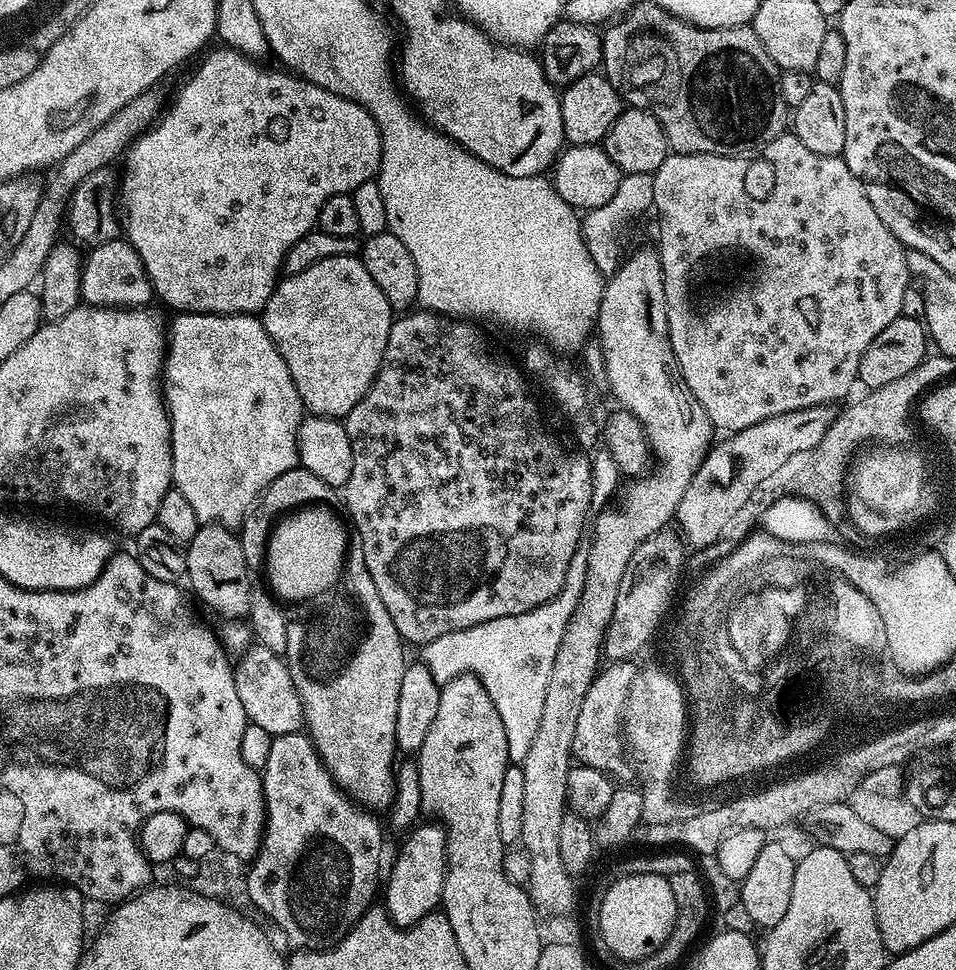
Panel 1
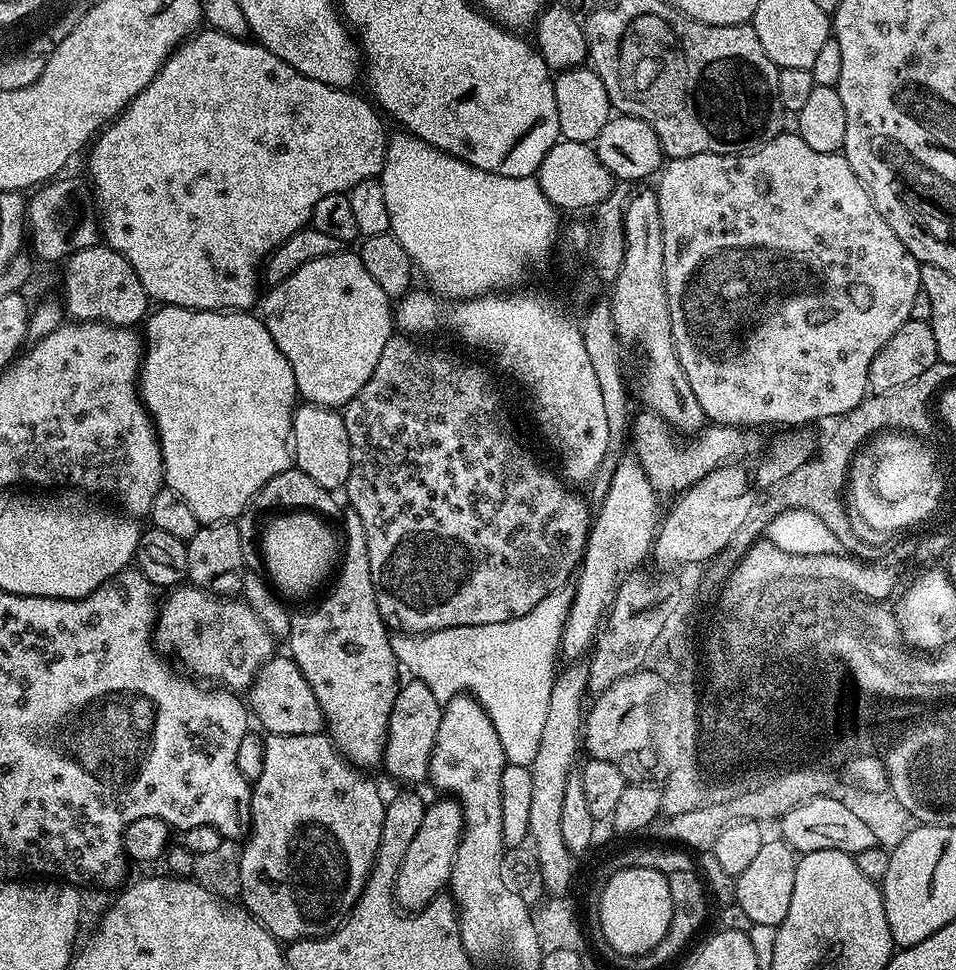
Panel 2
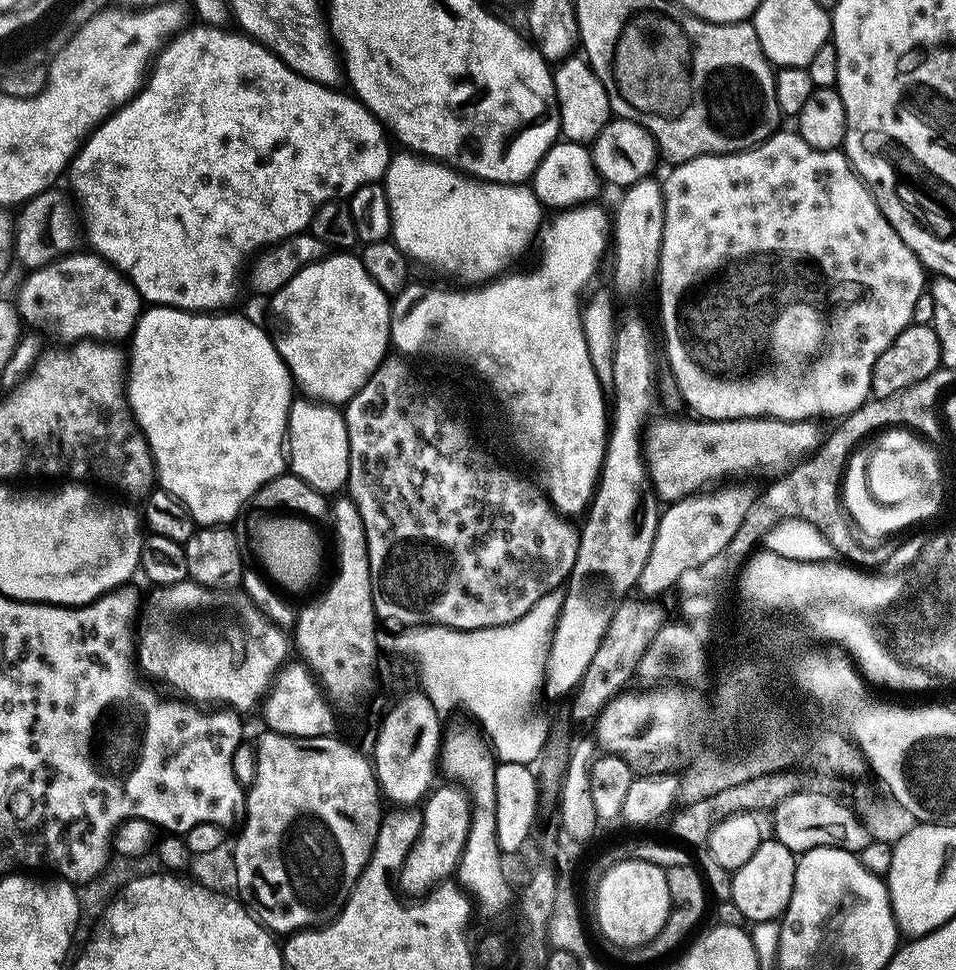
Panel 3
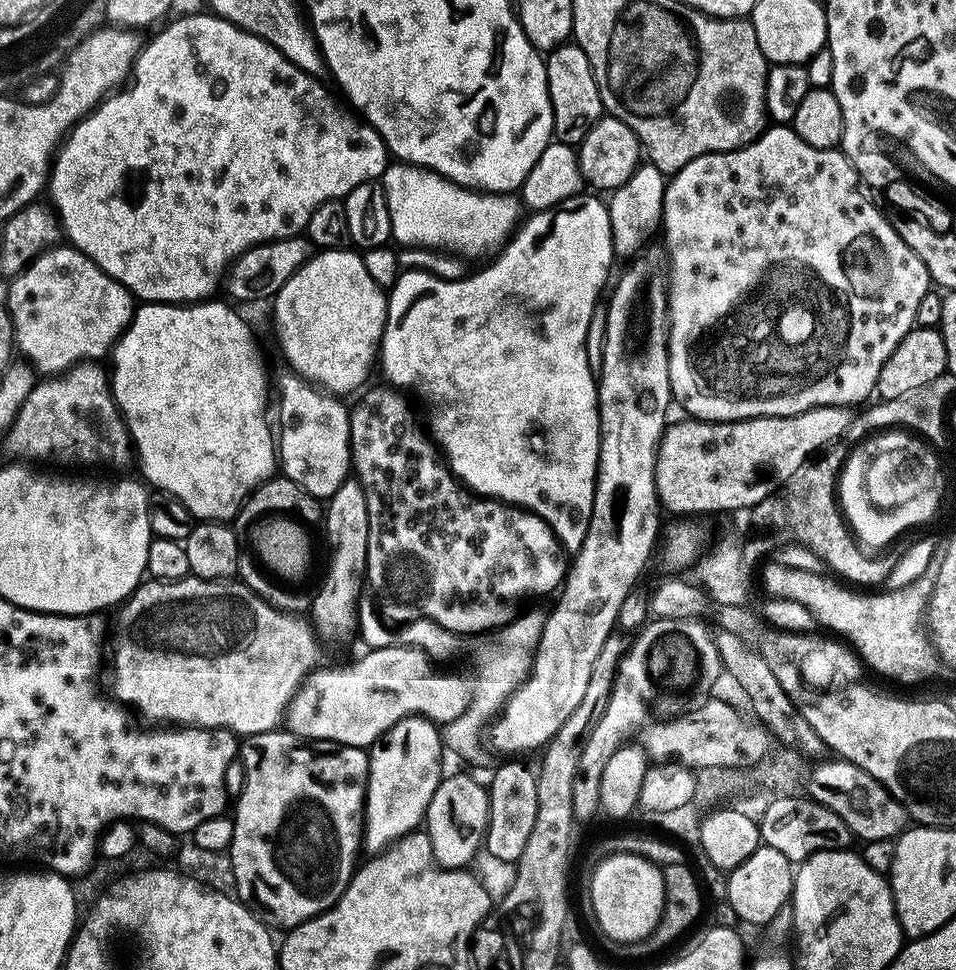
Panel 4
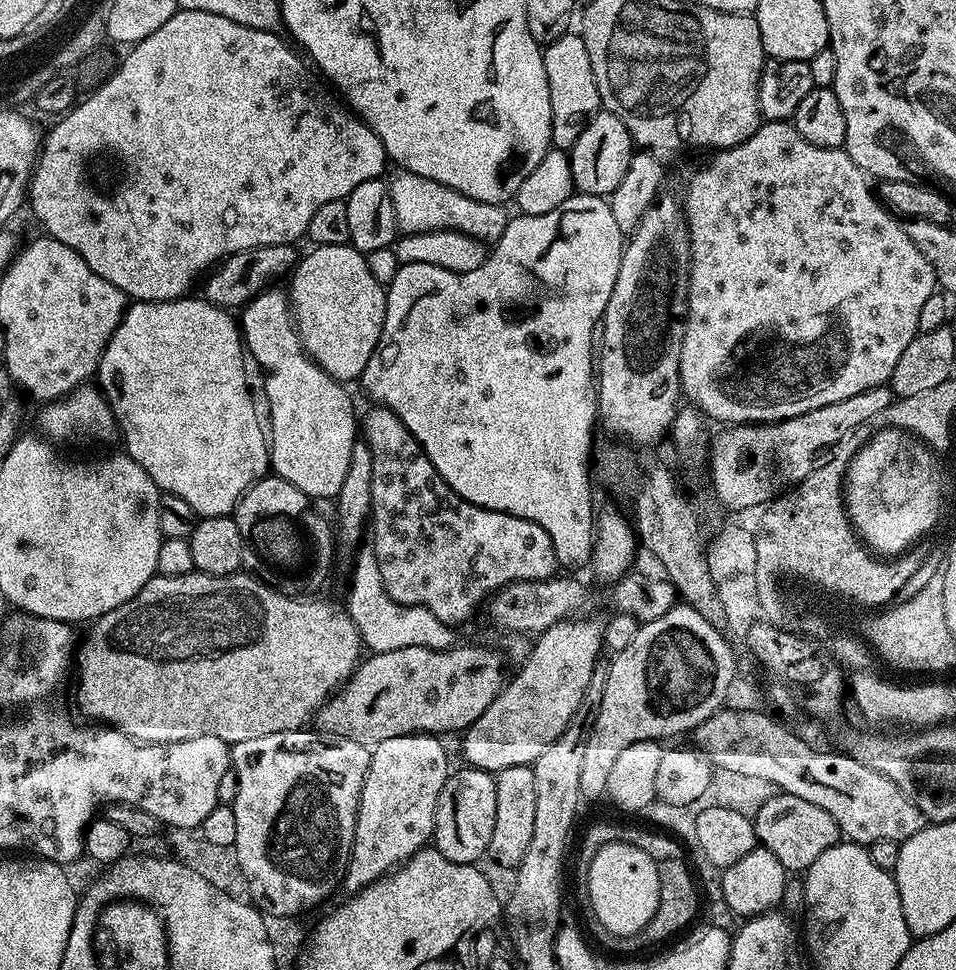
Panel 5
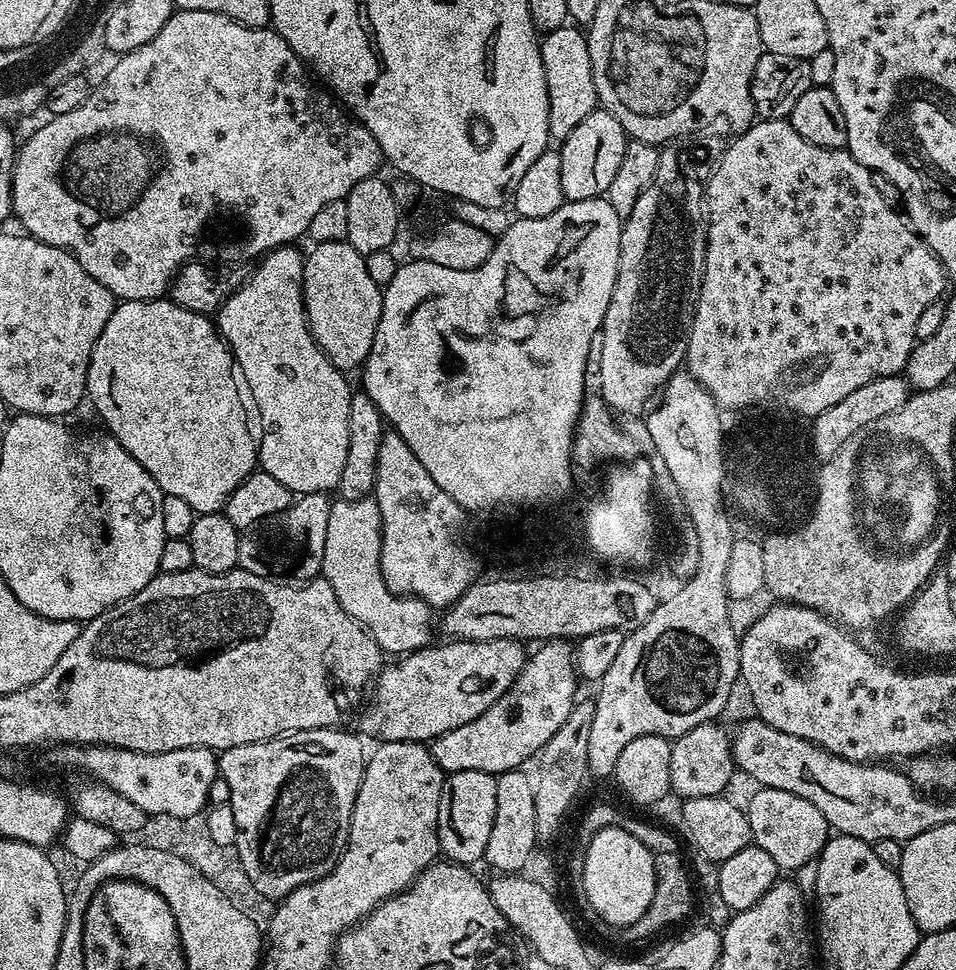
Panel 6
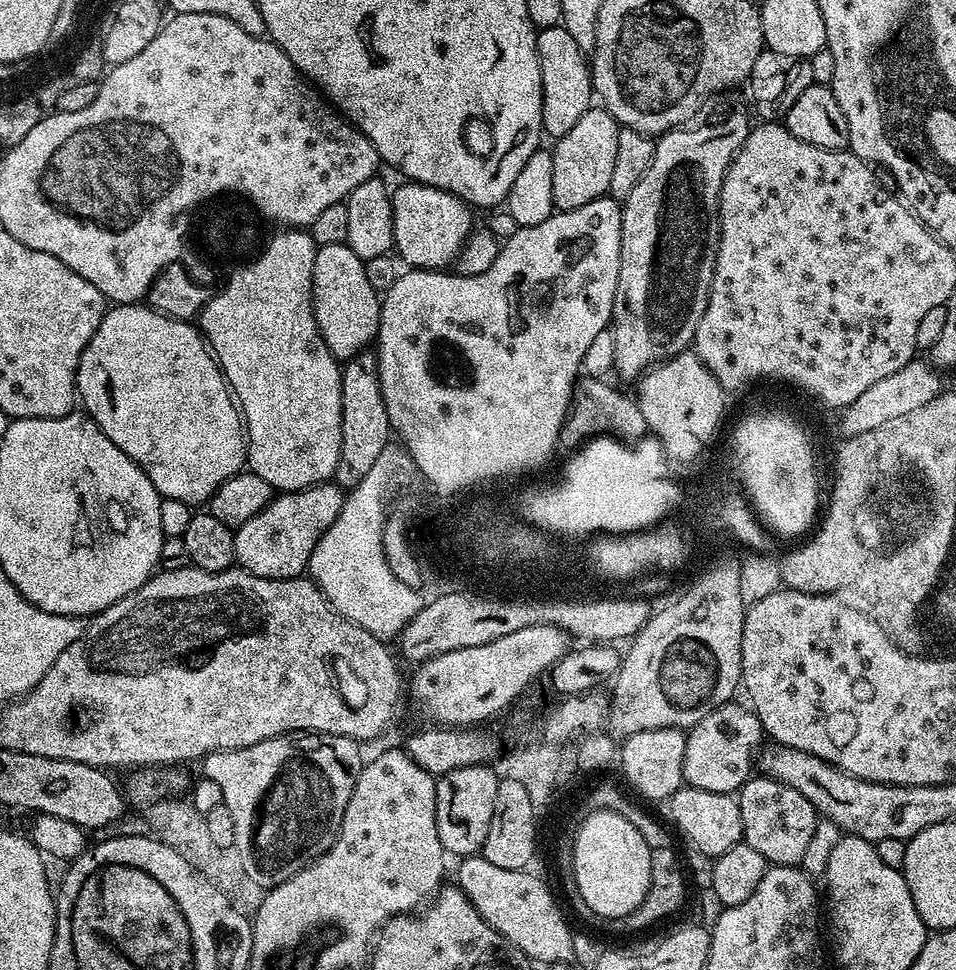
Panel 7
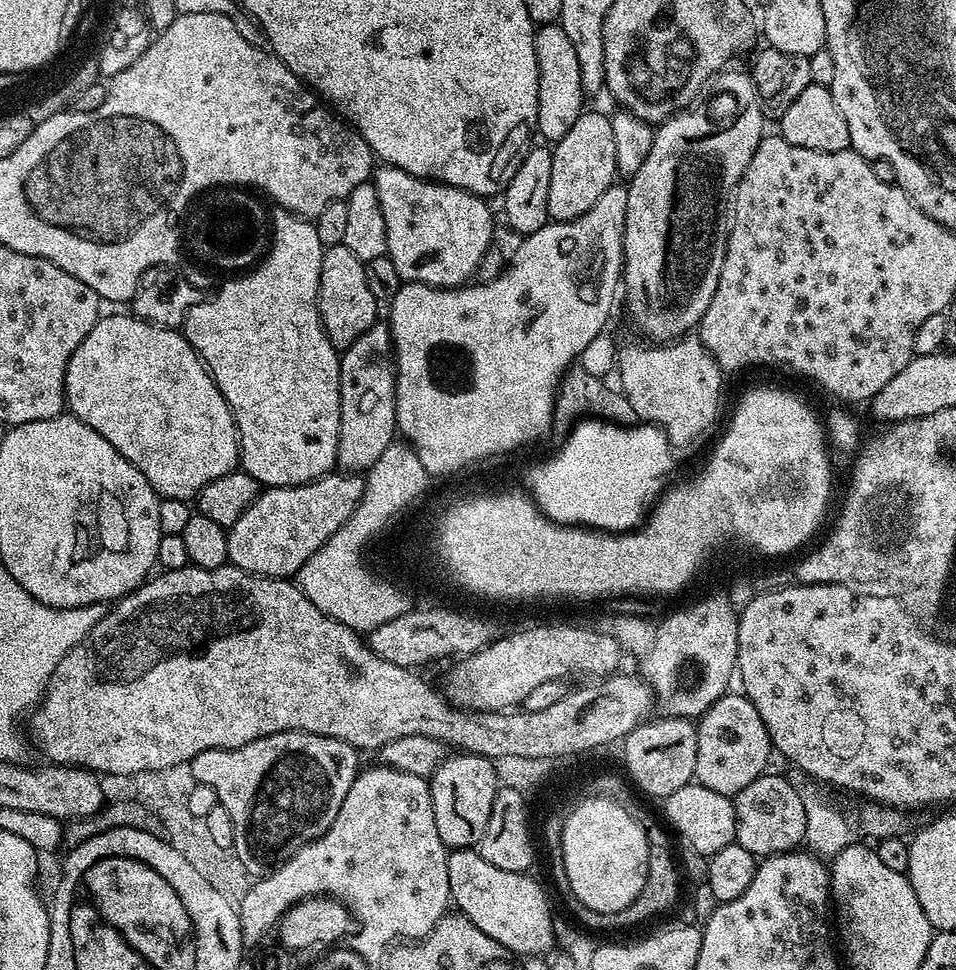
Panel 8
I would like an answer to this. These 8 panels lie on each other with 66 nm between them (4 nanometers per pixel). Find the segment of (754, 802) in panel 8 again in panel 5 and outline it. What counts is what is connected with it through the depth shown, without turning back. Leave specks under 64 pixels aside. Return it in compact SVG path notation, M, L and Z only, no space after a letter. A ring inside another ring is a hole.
M780 792L761 805L755 812L754 823L757 841L792 874L803 873L815 862L818 854L842 840L838 822L834 822L822 806L814 806L814 802L806 802L806 798L798 798L789 792Z

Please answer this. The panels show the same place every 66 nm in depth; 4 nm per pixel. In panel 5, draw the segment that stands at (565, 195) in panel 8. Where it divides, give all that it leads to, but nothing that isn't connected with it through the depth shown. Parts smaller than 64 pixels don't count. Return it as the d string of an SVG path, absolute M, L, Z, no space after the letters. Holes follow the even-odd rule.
M601 110L588 121L587 126L578 134L570 149L569 168L572 171L572 182L577 193L586 196L611 197L612 191L622 182L626 166L634 151L632 135L612 110Z

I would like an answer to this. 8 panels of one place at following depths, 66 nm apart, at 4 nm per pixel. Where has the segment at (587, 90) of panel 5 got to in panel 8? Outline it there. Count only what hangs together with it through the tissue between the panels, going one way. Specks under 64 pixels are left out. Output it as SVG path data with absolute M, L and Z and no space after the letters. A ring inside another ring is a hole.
M559 23L541 24L536 28L534 38L534 50L538 58L538 118L536 119L536 132L544 135L548 142L555 142L566 138L570 126L578 122L581 112L585 111L586 93L582 86L582 73L578 67L578 58L574 45L570 43L570 37L566 35L566 30L560 28Z

